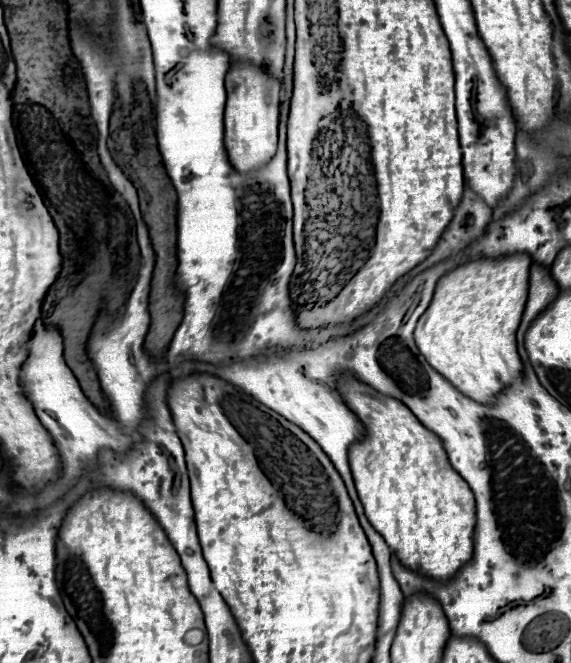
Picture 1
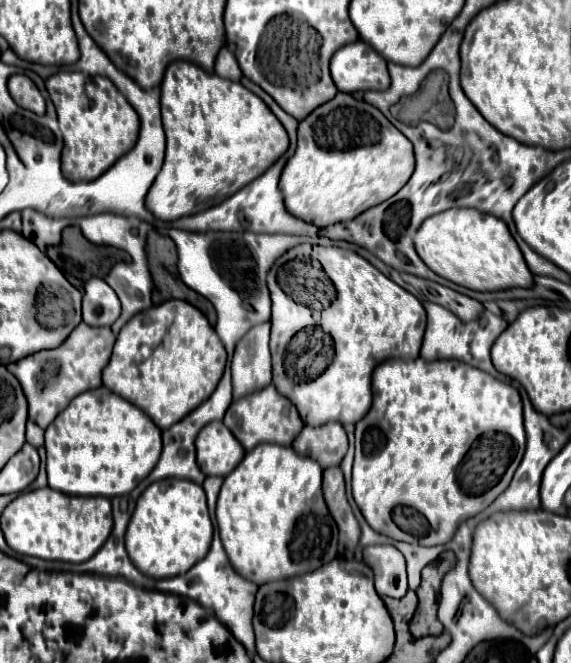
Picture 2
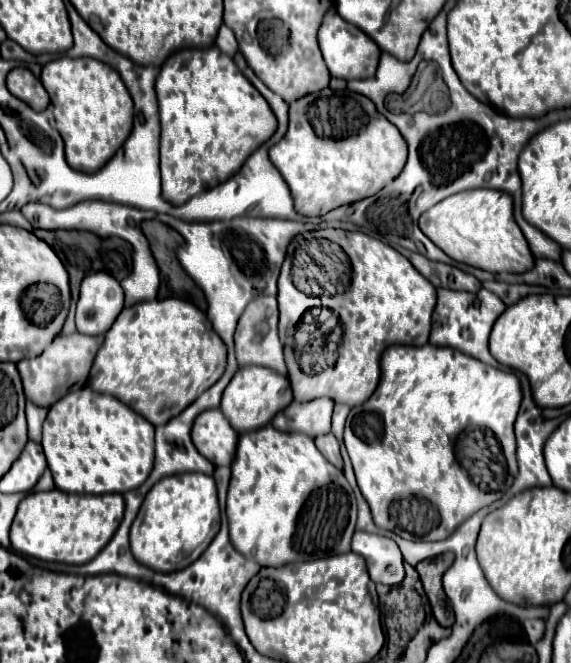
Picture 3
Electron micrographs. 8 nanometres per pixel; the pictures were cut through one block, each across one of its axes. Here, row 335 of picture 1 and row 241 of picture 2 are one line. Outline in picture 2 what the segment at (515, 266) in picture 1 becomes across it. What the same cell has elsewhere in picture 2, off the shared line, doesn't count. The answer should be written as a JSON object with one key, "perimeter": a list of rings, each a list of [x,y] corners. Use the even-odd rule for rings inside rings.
{"perimeter":[[[452,208],[426,218],[414,236],[414,244],[418,256],[436,274],[470,290],[492,292],[514,286],[530,288],[534,284],[532,272],[508,226],[500,218],[480,210]]]}

